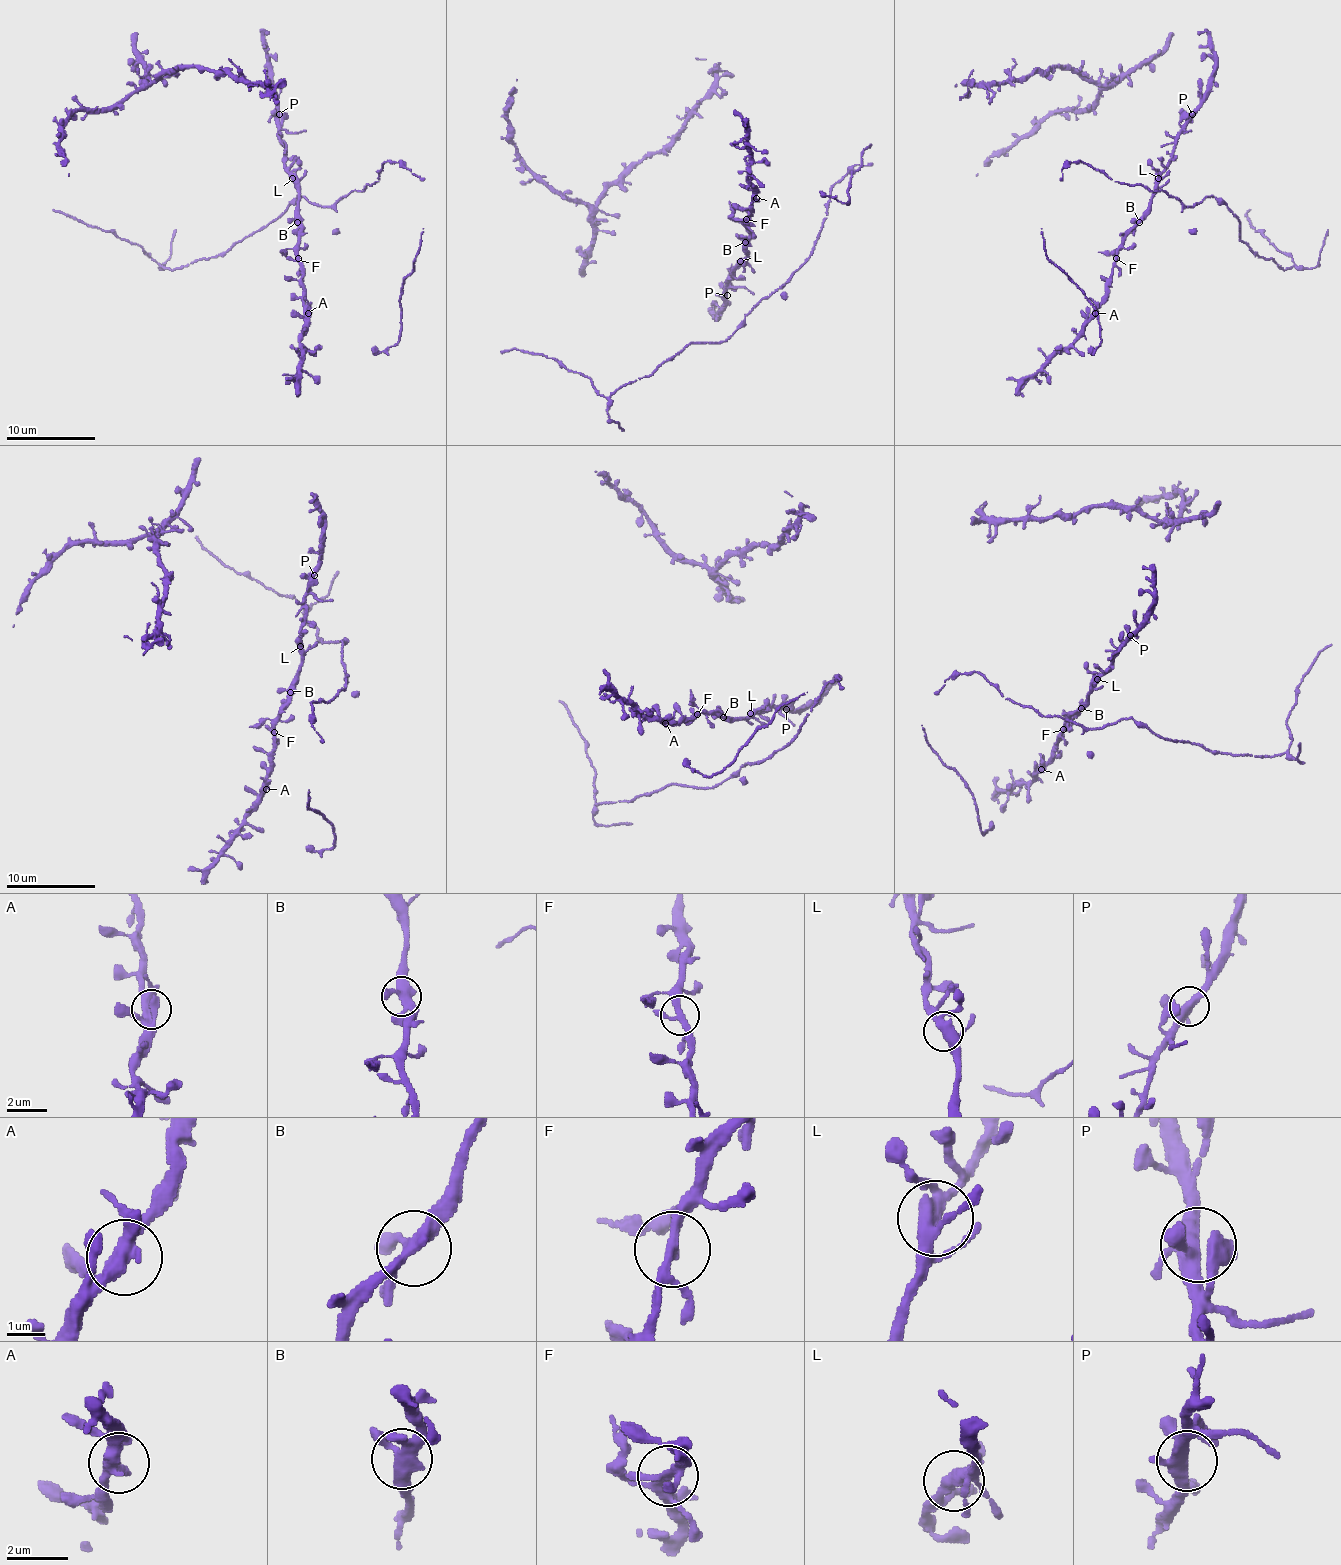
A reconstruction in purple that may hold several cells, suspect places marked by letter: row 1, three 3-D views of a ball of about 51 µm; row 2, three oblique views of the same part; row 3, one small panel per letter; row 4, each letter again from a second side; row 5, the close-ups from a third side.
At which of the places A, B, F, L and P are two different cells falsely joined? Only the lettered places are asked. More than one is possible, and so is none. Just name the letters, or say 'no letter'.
no letter

